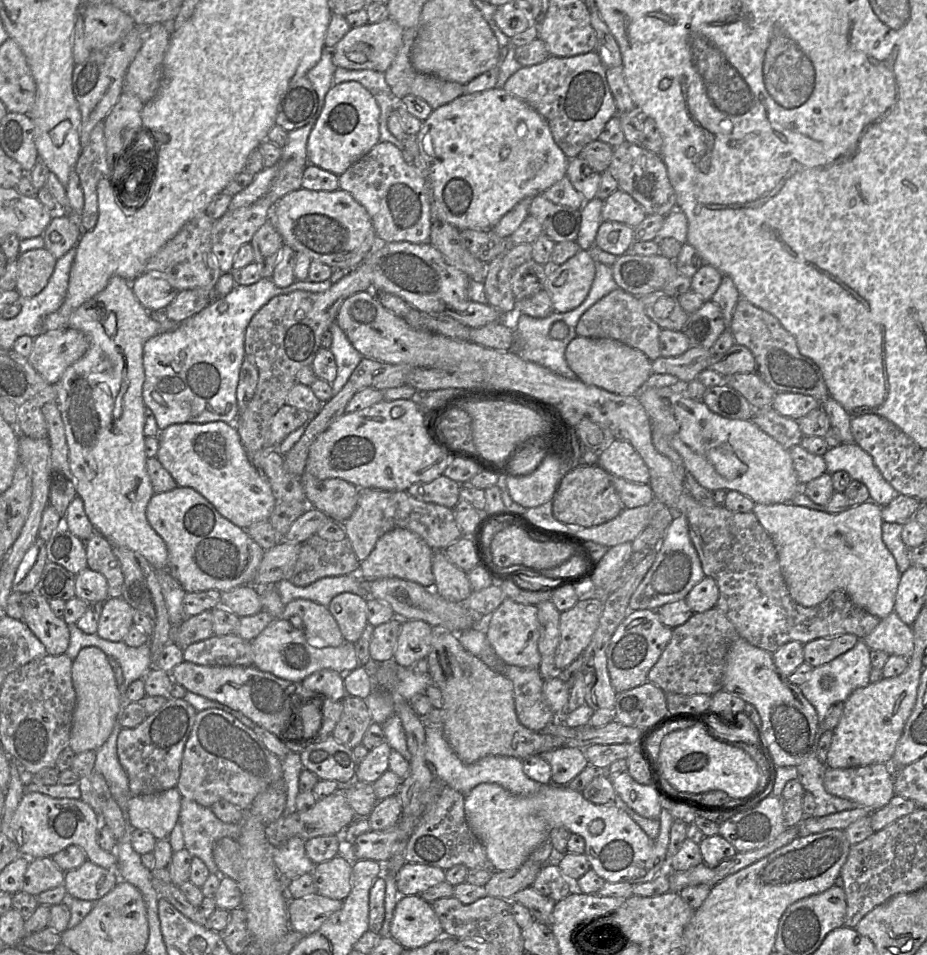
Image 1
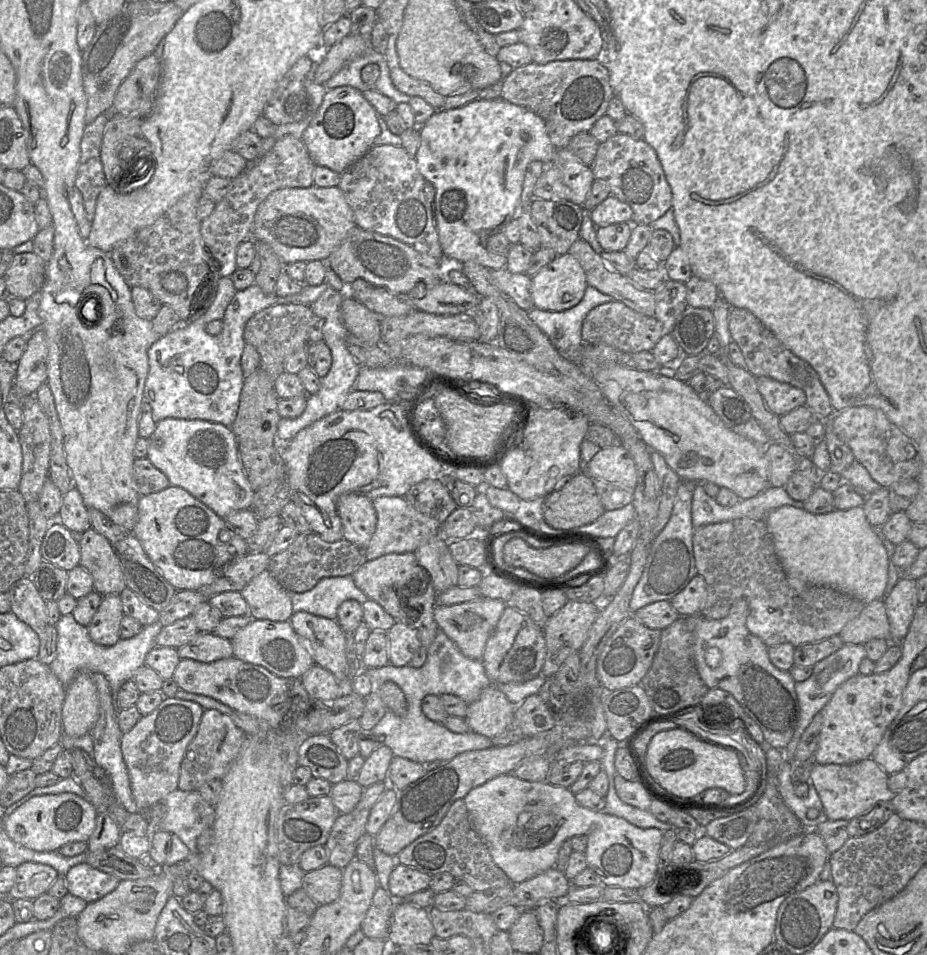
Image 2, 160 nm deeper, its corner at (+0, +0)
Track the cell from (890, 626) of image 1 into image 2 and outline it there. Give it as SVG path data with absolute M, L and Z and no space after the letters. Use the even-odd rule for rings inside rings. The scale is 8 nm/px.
M884 600L865 604L860 614L839 634L844 644L865 644L872 639L891 640L890 625Z

